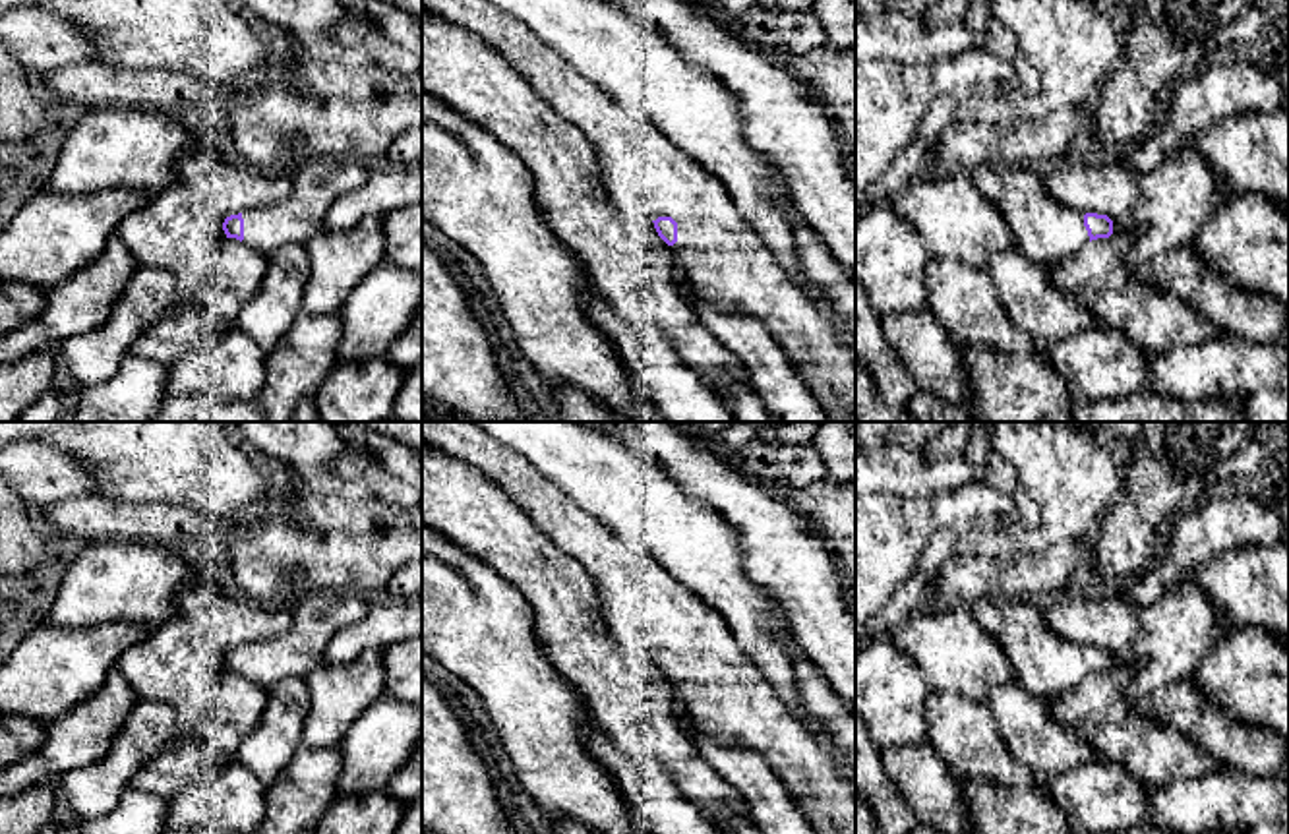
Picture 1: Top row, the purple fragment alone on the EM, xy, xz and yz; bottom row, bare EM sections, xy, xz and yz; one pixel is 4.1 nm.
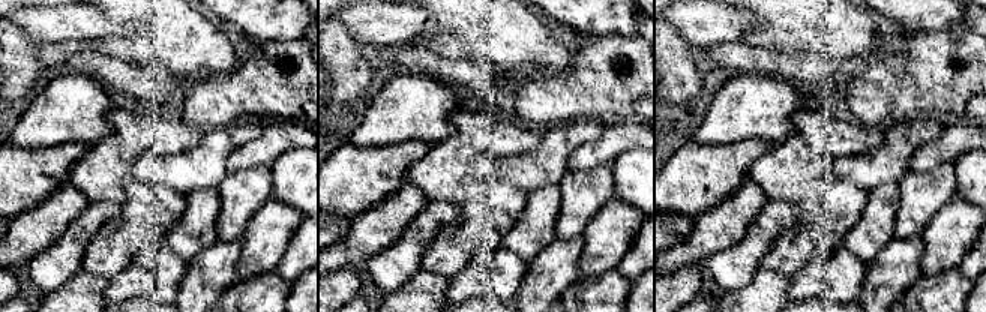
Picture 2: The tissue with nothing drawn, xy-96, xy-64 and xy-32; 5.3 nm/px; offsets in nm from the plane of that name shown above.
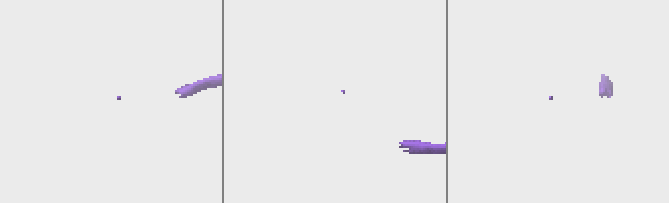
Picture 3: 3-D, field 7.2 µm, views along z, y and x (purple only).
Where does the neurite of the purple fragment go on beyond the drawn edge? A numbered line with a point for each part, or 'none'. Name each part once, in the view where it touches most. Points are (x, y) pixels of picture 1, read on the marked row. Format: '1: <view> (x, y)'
1: xz (726, 262)

